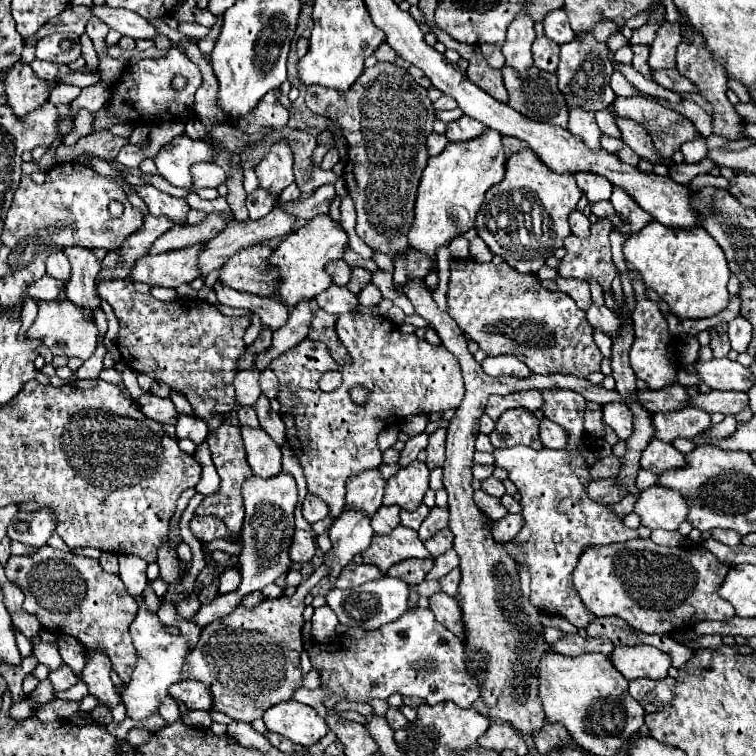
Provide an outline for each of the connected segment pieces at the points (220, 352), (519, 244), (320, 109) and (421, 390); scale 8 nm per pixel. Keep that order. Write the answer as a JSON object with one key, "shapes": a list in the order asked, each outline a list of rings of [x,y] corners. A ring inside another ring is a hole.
{"shapes":[[[[129,277],[123,281],[99,281],[97,291],[117,315],[117,349],[129,369],[183,393],[201,419],[223,419],[237,407],[233,377],[237,359],[245,351],[243,335],[251,323],[249,317],[225,317],[215,305],[201,299],[189,299],[189,305],[187,301],[157,301],[151,295],[137,293]]],[[[525,147],[507,159],[503,181],[485,193],[485,201],[475,219],[477,235],[513,269],[535,275],[545,259],[551,257],[571,233],[567,215],[577,207],[581,195],[575,175],[553,173],[529,147]]],[[[377,63],[365,69],[345,93],[311,85],[305,103],[313,113],[337,121],[345,133],[347,165],[343,179],[355,201],[357,235],[373,251],[387,255],[409,249],[407,231],[413,223],[415,193],[429,157],[425,141],[435,121],[427,91],[413,81],[409,71],[391,63]]],[[[359,311],[345,313],[337,319],[335,331],[339,341],[349,351],[351,357],[349,365],[339,365],[331,357],[325,343],[311,339],[303,339],[299,345],[295,345],[293,349],[283,353],[279,359],[275,359],[269,365],[269,369],[273,369],[279,379],[279,395],[277,395],[281,403],[279,415],[287,427],[287,441],[303,465],[307,489],[309,493],[317,495],[329,505],[329,515],[333,517],[341,515],[345,507],[343,497],[345,497],[347,479],[381,465],[377,439],[385,427],[397,425],[409,415],[431,415],[431,413],[443,413],[447,409],[457,409],[465,393],[457,359],[443,345],[431,345],[425,339],[419,339],[417,335],[407,335],[387,317],[363,315]],[[323,369],[339,369],[343,373],[343,383],[333,393],[323,393],[317,385],[323,375]],[[355,385],[369,389],[365,405],[357,405],[351,399],[349,389]]]]}

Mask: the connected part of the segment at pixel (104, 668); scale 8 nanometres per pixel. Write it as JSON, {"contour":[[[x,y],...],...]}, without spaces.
{"contour":[[[87,651],[87,663],[81,673],[81,681],[87,685],[89,695],[93,695],[101,705],[115,707],[121,703],[121,693],[113,685],[111,677],[111,661],[105,657],[105,653],[99,651]]]}

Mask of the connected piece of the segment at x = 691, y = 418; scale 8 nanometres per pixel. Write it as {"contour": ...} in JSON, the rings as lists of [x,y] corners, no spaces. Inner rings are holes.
{"contour":[[[685,407],[669,413],[653,413],[655,437],[661,441],[673,441],[677,437],[697,437],[711,427],[709,413],[695,407]]]}

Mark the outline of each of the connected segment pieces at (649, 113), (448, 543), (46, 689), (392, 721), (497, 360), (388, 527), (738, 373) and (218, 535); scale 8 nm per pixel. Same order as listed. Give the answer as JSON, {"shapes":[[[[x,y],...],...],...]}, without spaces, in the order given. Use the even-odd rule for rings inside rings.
{"shapes":[[[[635,95],[635,97],[615,97],[615,101],[613,101],[613,111],[615,111],[619,117],[623,117],[623,119],[631,119],[631,121],[639,123],[639,125],[651,135],[651,139],[653,139],[653,143],[655,143],[655,149],[657,149],[659,155],[665,157],[665,159],[671,159],[673,151],[681,149],[683,143],[693,141],[695,137],[699,137],[695,125],[693,125],[687,117],[683,117],[681,113],[677,113],[677,111],[673,111],[673,109],[663,107],[655,97],[643,97],[643,95]]],[[[441,529],[433,537],[429,537],[429,541],[425,541],[425,549],[433,557],[439,557],[441,553],[445,553],[451,547],[453,547],[453,533],[449,529]]],[[[45,679],[37,685],[36,689],[28,696],[33,699],[38,705],[46,704],[55,699],[53,688],[49,679]]],[[[389,709],[385,717],[387,717],[391,729],[403,729],[405,725],[409,725],[409,721],[405,719],[405,715],[401,711],[397,711],[397,709]]],[[[513,355],[485,357],[485,359],[483,359],[483,363],[481,363],[481,367],[483,367],[483,371],[485,371],[487,375],[493,375],[493,377],[497,377],[497,375],[529,377],[529,375],[531,375],[529,367],[527,367],[523,361],[519,361],[517,357],[513,357]]],[[[381,507],[373,517],[371,517],[371,527],[377,535],[389,535],[395,527],[399,525],[399,507]]],[[[709,359],[695,363],[695,375],[709,389],[721,391],[749,391],[753,385],[753,377],[747,367],[739,365],[731,359]]],[[[195,515],[191,519],[189,527],[191,527],[191,533],[195,535],[195,539],[201,543],[209,543],[213,539],[227,539],[229,537],[227,525],[215,515]]]]}

